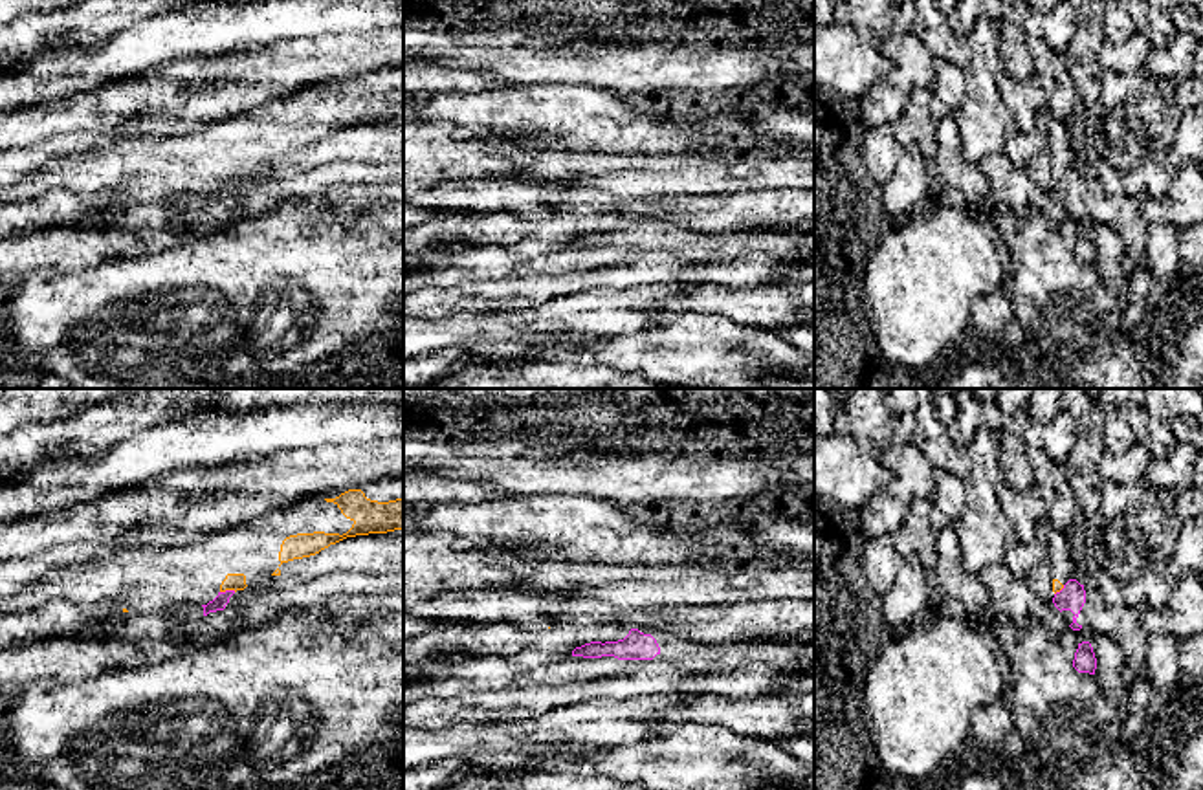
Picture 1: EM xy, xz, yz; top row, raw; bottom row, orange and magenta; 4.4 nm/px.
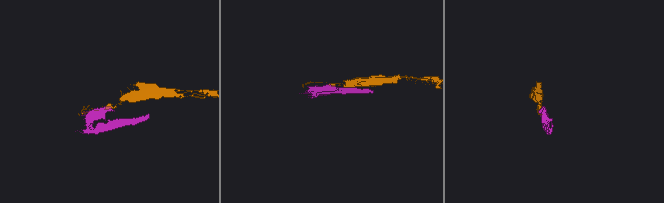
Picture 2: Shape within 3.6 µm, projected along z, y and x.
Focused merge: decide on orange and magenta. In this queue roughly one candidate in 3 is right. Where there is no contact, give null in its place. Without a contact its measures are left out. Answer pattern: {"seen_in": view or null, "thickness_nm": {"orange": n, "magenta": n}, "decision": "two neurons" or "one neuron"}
{"seen_in": "xy", "thickness_nm": {"orange": 80, "magenta": 60}, "decision": "two neurons"}

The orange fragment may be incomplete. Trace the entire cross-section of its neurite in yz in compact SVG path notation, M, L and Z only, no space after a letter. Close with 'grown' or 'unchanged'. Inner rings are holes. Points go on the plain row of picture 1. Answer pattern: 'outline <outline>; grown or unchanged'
outline M1049 108L1038 114L1038 128L1047 137L1047 152L1053 163L1053 181L1060 181L1064 174L1073 169L1076 154L1071 147L1067 125L1060 121Z; grown

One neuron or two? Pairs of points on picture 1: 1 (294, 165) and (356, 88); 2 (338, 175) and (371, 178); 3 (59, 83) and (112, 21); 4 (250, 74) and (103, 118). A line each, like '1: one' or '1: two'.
1: two
2: one
3: two
4: one

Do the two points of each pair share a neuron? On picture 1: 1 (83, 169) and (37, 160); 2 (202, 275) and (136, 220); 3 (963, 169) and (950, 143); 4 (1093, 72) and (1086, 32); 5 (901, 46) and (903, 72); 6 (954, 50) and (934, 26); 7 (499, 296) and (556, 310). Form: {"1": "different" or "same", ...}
{"1": "different", "2": "different", "3": "same", "4": "same", "5": "same", "6": "same", "7": "different"}

